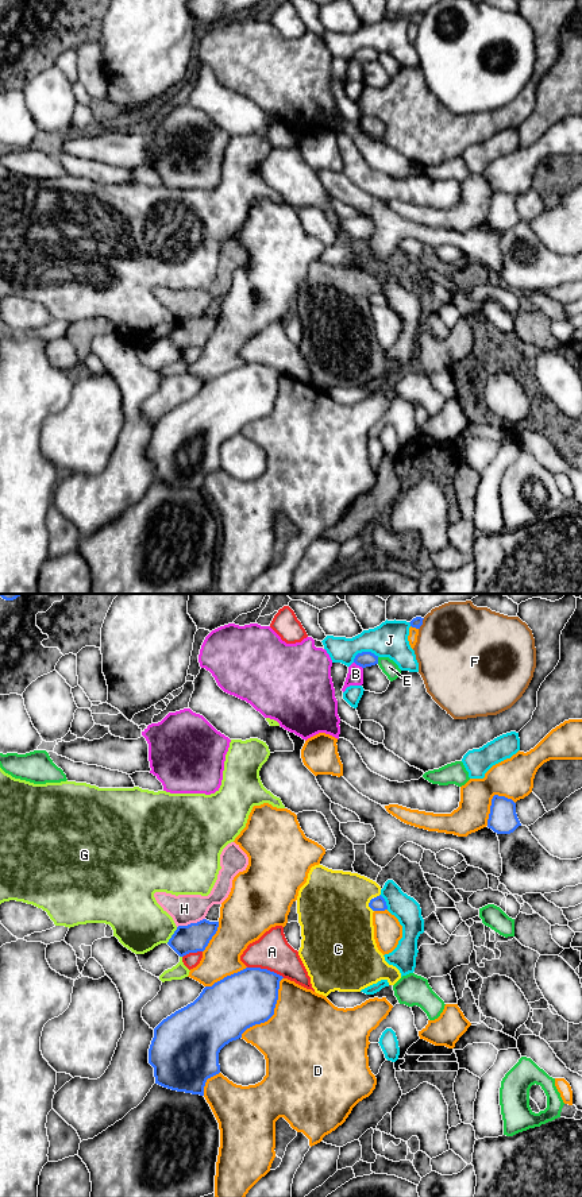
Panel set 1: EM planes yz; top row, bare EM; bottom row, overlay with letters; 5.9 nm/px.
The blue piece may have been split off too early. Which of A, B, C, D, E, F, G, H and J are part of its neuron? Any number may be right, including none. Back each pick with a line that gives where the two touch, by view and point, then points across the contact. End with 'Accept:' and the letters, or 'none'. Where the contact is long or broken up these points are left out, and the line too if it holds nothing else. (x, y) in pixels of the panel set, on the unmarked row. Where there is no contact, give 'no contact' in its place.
Accept: none

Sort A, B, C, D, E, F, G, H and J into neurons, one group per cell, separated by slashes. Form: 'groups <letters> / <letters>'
groups A / B / C H / D G / E / F / J

